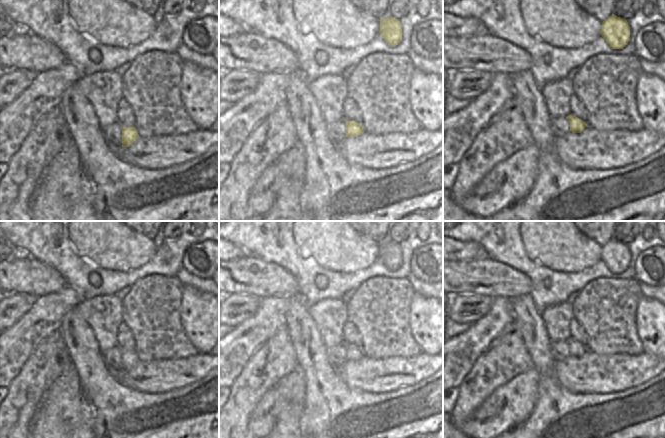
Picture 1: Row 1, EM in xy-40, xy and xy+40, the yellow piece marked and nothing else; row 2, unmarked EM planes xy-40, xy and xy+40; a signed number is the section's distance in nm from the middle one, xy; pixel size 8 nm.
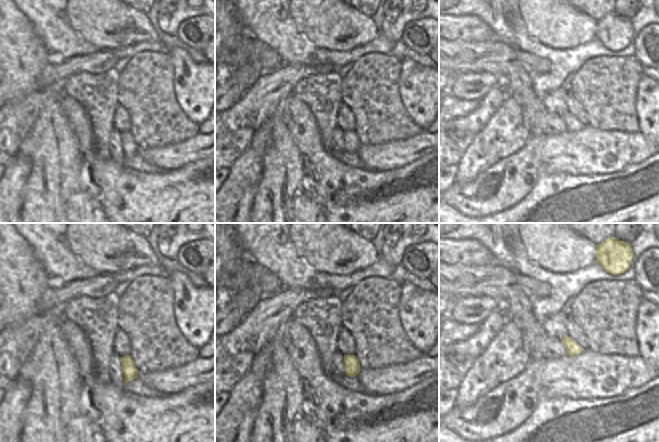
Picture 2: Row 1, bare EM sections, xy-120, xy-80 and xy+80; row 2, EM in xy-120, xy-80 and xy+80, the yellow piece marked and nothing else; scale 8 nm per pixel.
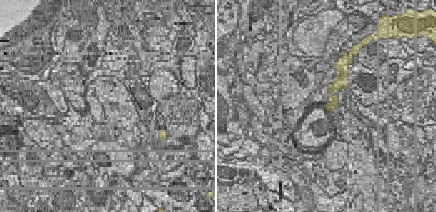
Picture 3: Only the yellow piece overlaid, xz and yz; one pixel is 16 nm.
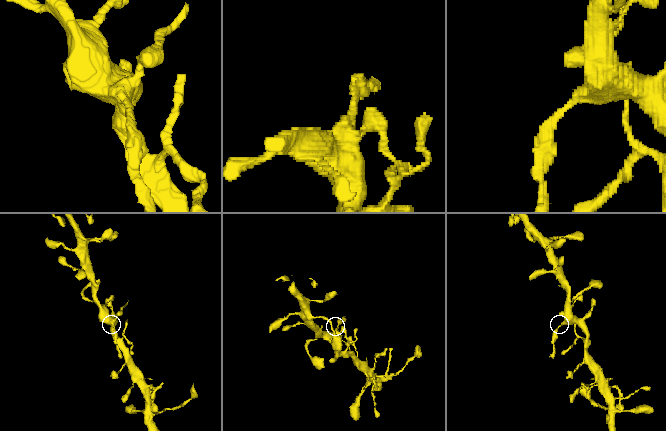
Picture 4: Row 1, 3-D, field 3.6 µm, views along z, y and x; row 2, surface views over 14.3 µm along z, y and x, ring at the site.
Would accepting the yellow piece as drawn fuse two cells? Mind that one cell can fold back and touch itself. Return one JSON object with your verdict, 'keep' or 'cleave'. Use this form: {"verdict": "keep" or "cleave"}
{"verdict": "cleave"}

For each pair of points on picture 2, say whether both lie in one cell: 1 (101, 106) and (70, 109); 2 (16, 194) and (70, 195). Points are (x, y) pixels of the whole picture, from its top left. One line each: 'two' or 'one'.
1: two
2: two

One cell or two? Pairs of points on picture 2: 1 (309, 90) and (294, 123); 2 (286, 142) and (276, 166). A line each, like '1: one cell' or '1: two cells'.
1: two cells
2: one cell

